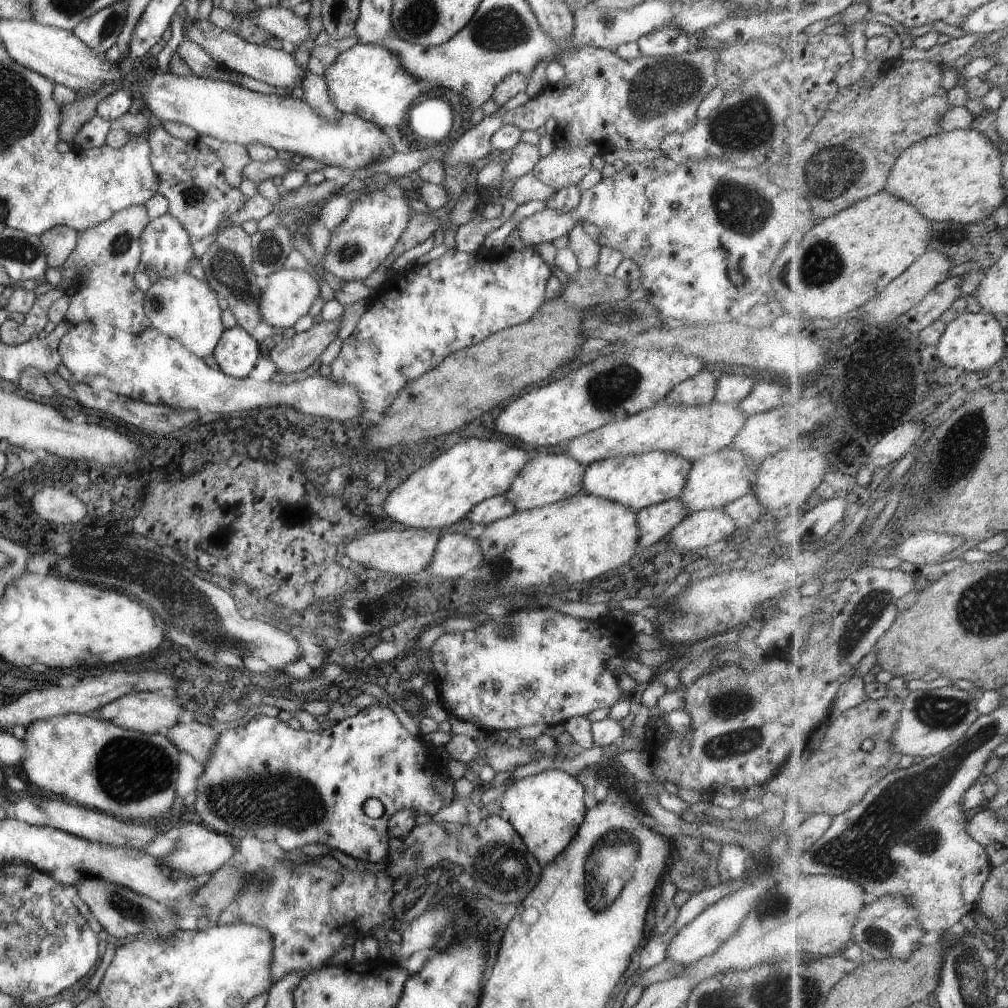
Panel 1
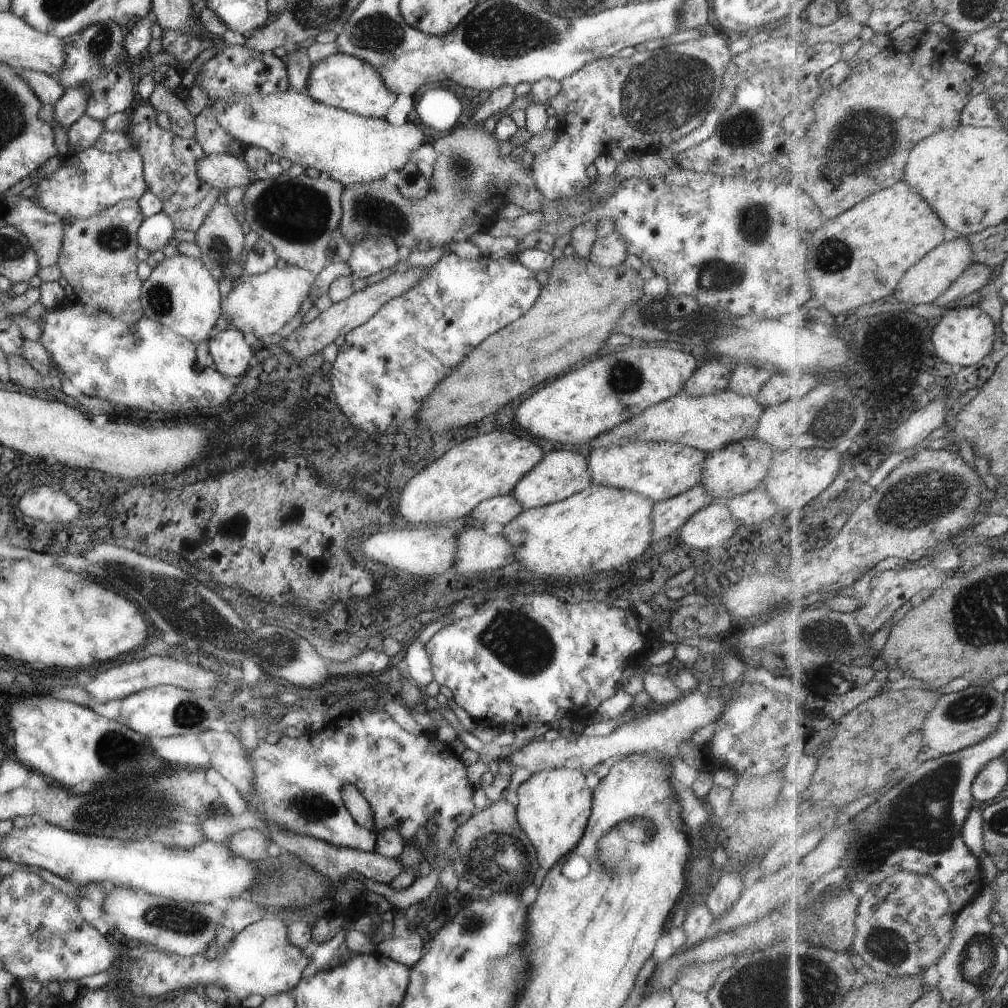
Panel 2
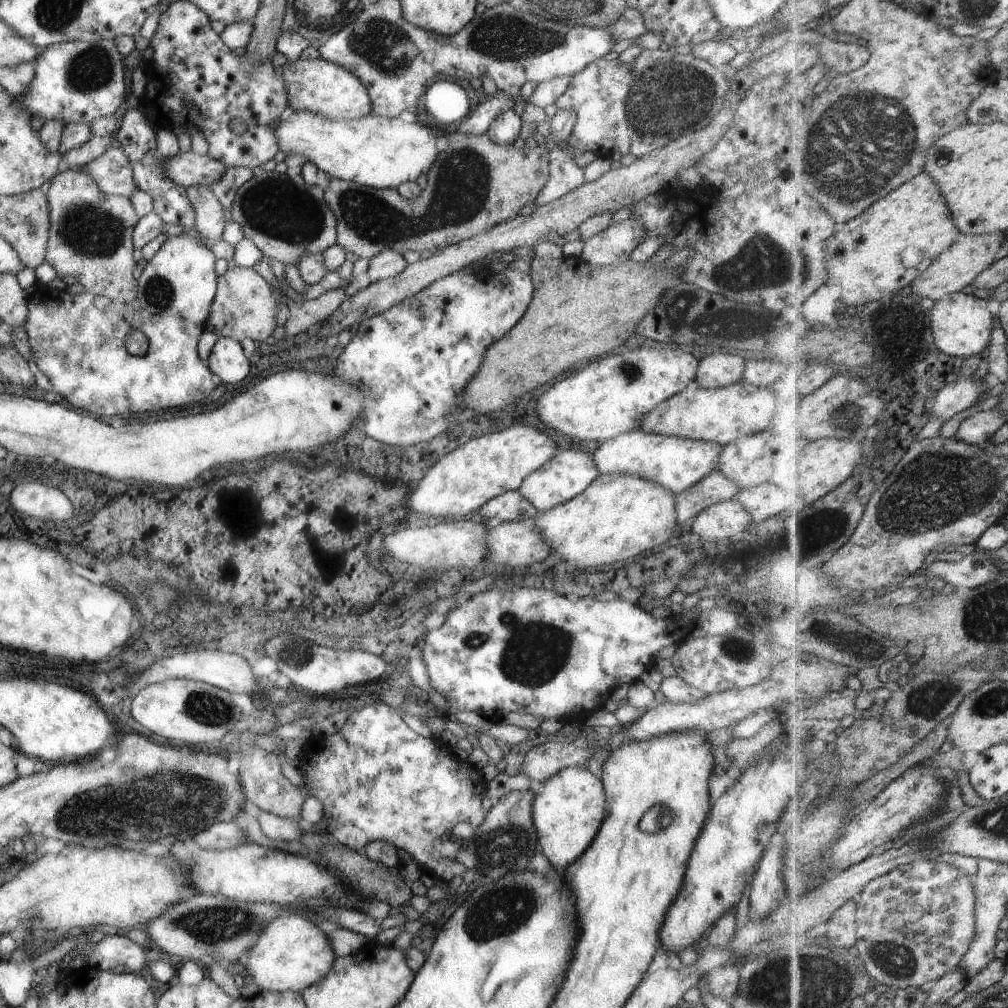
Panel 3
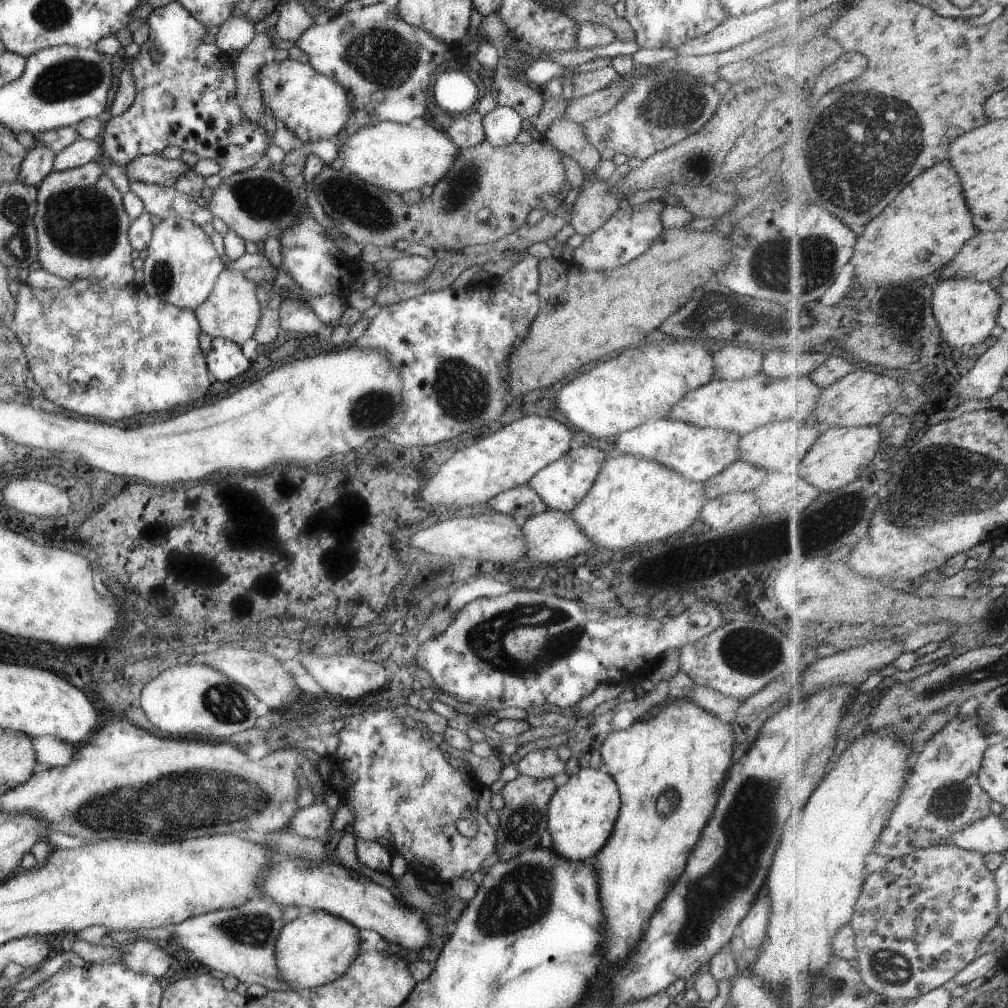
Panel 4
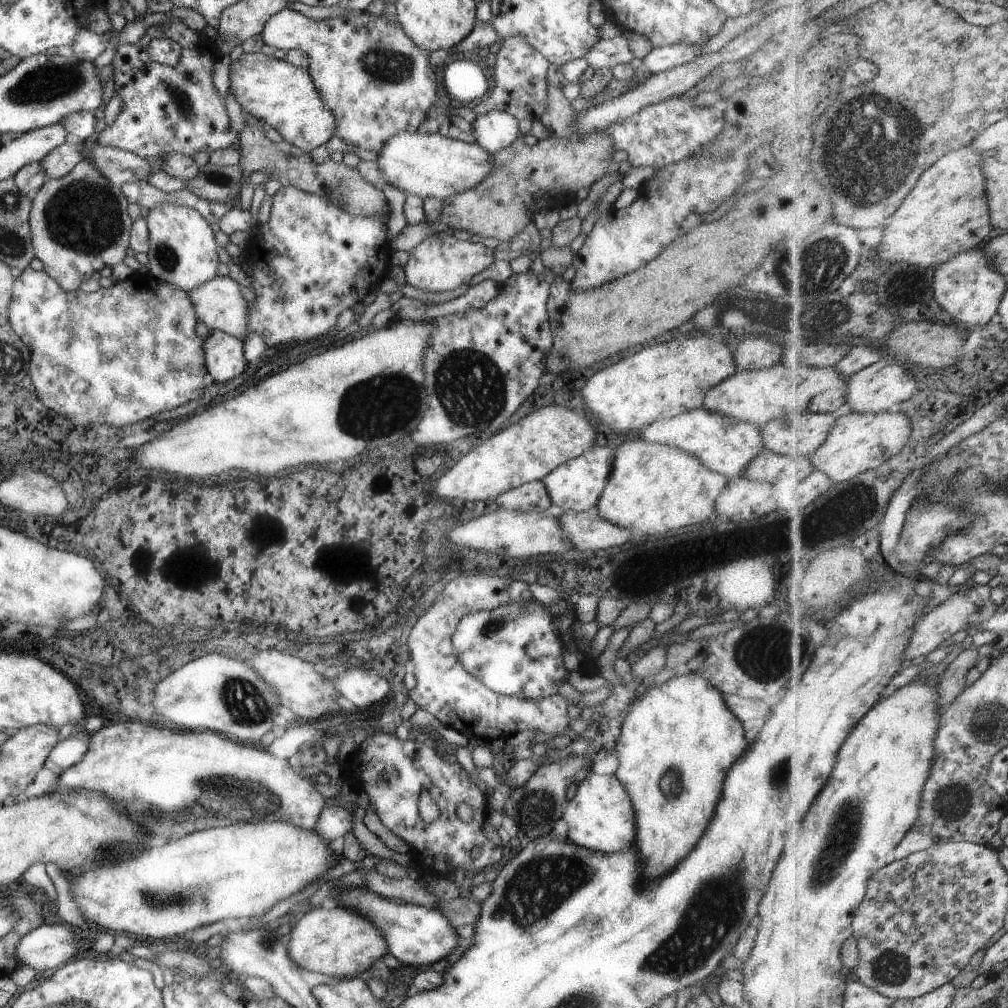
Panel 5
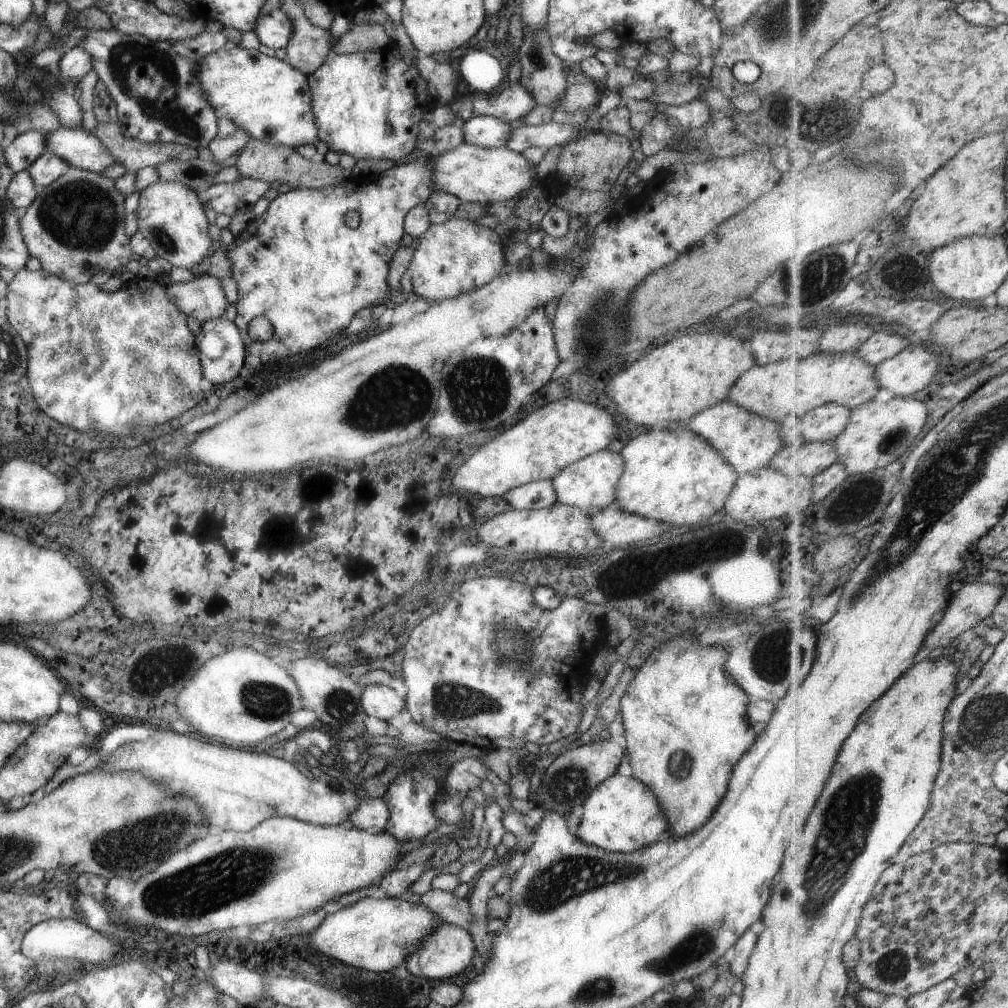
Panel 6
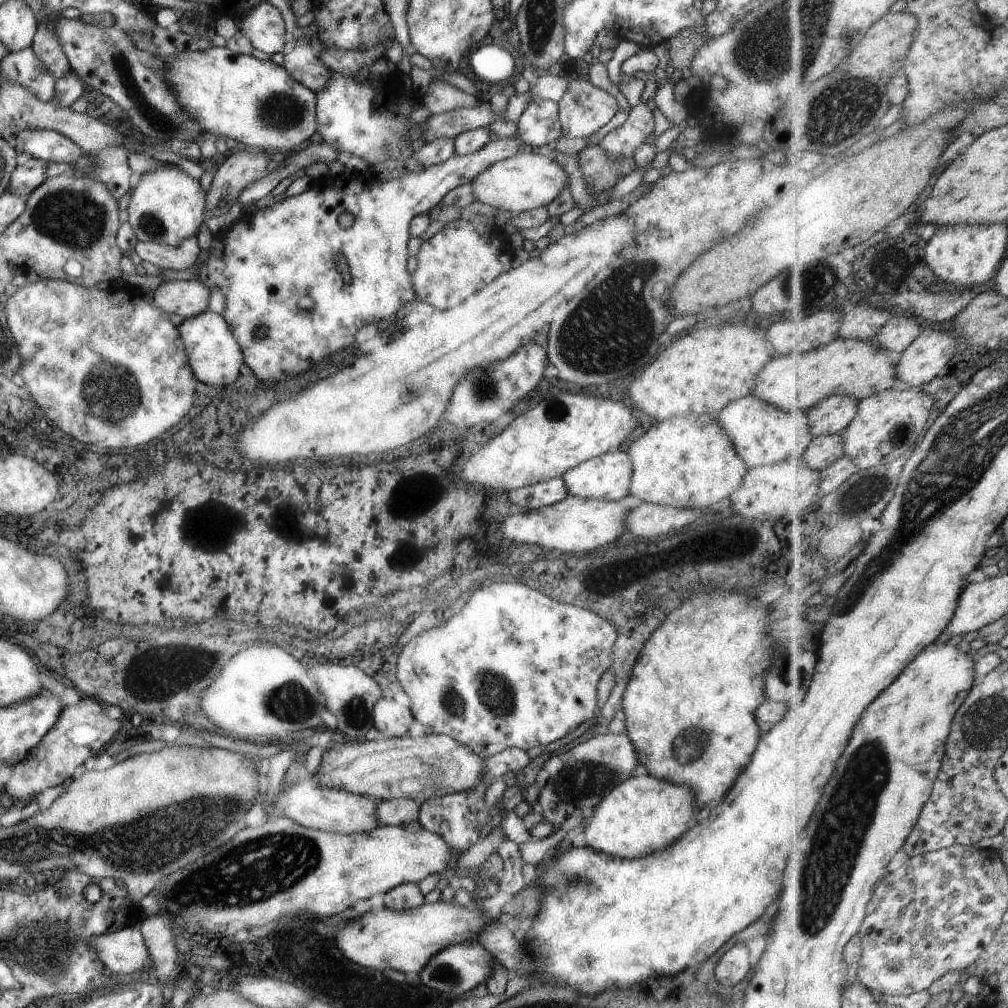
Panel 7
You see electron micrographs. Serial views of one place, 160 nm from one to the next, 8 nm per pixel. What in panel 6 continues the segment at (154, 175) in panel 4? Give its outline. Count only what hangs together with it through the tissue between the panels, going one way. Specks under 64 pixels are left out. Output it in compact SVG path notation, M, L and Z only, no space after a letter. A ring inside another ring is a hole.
M61 128L49 131L45 137L45 149L54 155L61 157L69 166L77 167L86 171L101 173L106 166L112 164L116 168L116 160L108 153L108 150L85 130L77 128Z

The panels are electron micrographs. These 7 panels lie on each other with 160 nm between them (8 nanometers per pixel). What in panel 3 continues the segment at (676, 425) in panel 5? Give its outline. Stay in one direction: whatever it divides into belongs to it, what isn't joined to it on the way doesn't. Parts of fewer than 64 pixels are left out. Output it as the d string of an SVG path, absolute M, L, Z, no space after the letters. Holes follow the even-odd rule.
M630 430L605 440L592 454L599 473L625 474L653 480L667 491L677 494L717 469L717 456L721 446L704 440L659 436L641 430Z

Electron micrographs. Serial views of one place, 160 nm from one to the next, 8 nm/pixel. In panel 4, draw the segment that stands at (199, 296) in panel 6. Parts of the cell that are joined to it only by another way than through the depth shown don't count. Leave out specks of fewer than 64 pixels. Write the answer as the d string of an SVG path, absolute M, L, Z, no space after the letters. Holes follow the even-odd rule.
M222 270L215 279L208 297L194 308L200 330L211 336L221 337L242 345L253 336L261 307L255 294L256 284L243 276L243 271Z

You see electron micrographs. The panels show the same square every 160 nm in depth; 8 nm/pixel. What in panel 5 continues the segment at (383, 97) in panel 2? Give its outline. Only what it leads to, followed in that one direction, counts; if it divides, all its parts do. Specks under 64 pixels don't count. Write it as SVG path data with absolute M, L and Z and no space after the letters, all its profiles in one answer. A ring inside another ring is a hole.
M259 52L243 53L238 60L229 65L229 86L231 86L231 94L237 98L241 111L255 116L257 120L261 120L261 123L278 131L285 140L285 146L294 145L304 153L309 153L315 147L324 145L333 136L333 130L335 130L333 112L321 102L307 69L292 66L284 59L276 60Z

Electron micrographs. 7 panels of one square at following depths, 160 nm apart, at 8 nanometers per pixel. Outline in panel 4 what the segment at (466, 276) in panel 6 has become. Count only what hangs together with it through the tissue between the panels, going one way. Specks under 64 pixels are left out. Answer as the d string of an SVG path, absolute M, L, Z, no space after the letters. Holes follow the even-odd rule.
M406 255L388 262L389 280L395 282L420 281L435 264L435 258L422 258L418 255Z

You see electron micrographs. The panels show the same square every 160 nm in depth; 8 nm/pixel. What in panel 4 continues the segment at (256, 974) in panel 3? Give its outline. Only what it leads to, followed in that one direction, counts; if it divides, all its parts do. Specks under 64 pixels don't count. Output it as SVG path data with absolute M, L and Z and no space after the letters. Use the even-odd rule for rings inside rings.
M312 911L306 916L296 917L281 927L274 948L278 975L288 984L288 988L291 991L297 990L297 988L312 989L313 987L333 982L335 979L343 976L346 968L363 948L357 932L358 929L351 923L335 915L328 914L328 912Z

